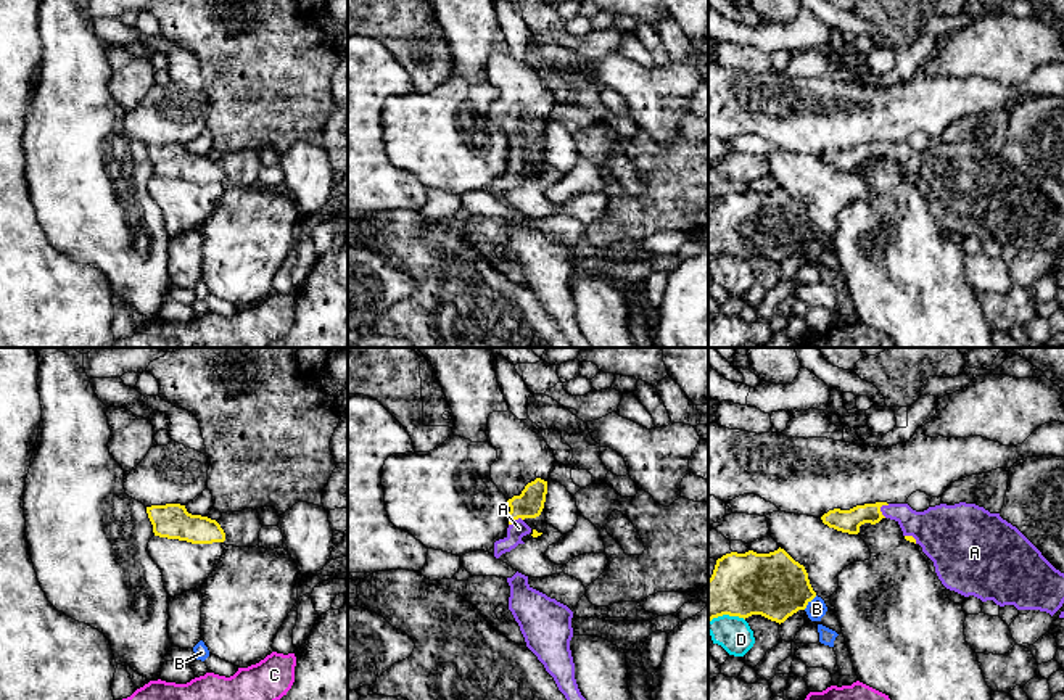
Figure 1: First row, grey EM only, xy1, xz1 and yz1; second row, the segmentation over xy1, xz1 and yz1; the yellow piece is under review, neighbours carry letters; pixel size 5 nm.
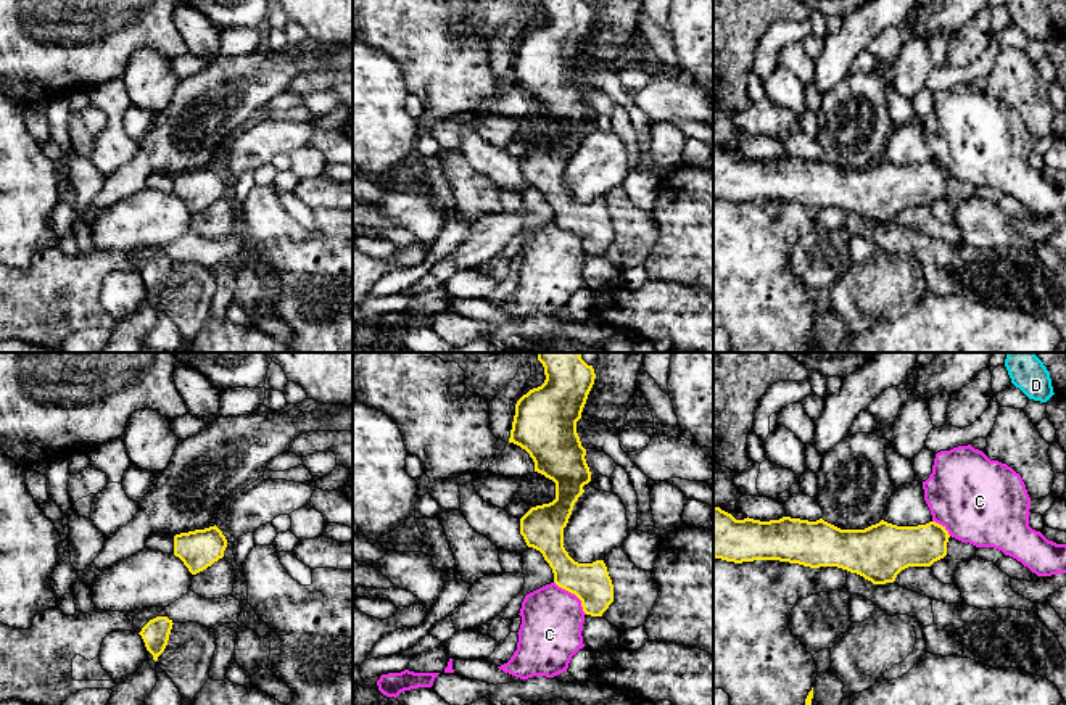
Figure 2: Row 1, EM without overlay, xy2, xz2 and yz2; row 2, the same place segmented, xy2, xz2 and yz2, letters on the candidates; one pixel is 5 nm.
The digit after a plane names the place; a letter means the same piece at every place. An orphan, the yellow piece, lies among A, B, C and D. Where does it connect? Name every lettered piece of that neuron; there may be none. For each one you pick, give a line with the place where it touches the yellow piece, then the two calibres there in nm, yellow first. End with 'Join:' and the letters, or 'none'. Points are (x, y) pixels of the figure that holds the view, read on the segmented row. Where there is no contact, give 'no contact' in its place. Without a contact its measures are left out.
A: contact yz1 (879, 510); calibres 110 and 160 nm
Join: A

